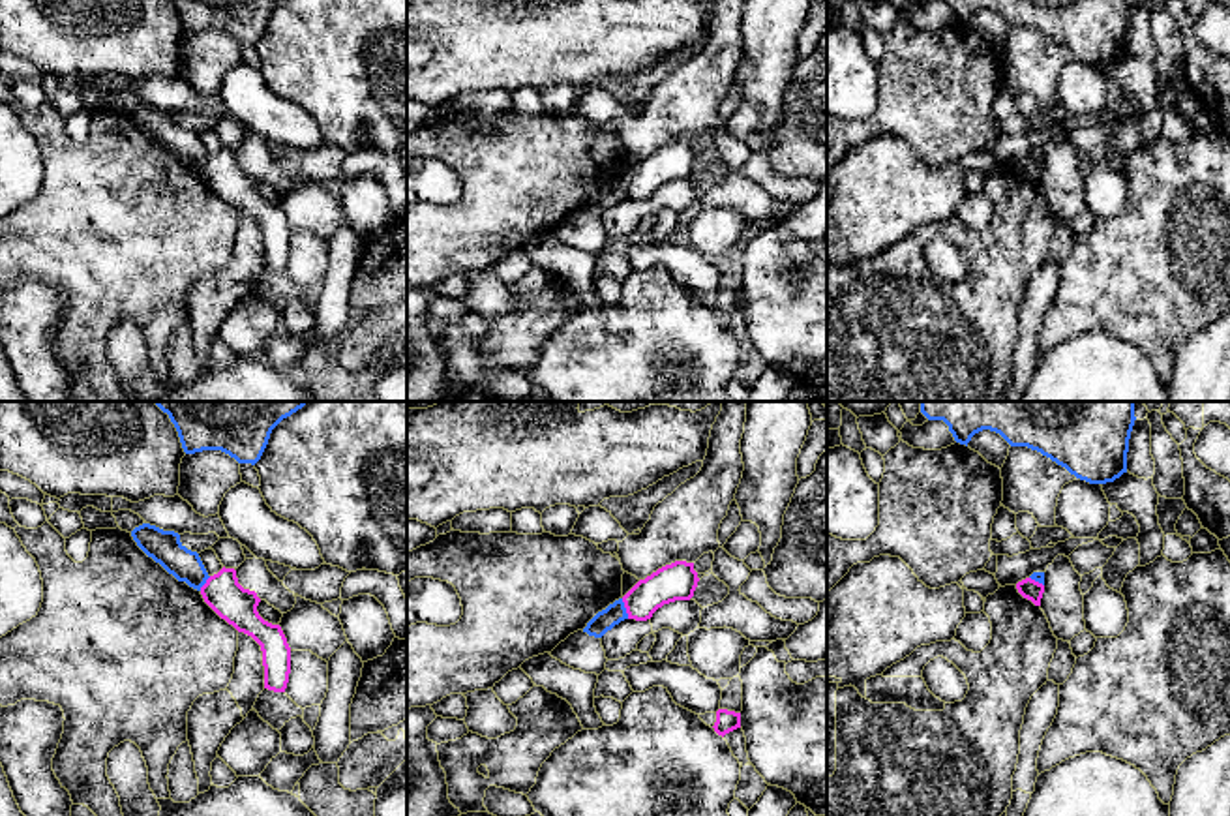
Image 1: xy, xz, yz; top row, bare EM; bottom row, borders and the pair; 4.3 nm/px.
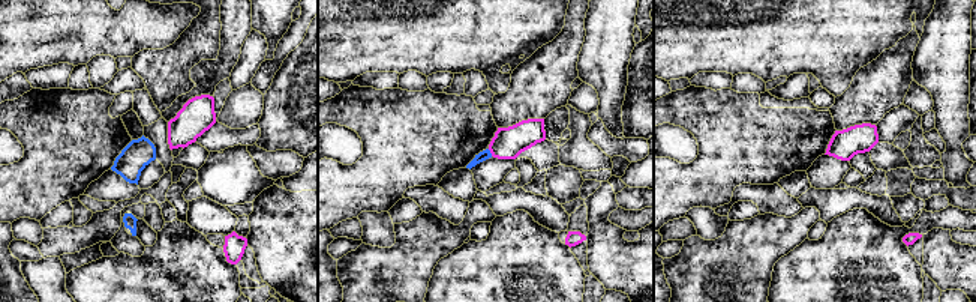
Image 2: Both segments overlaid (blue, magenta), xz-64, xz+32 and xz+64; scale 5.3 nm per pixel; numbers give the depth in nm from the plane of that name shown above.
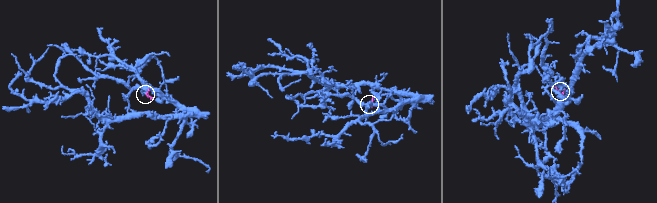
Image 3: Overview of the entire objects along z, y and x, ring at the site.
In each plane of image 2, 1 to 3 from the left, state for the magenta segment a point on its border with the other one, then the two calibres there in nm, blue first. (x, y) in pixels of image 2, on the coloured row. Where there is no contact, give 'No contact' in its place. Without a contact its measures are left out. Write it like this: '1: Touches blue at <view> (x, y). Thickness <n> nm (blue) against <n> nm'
1: No contact
2: Touches blue at xz+32 (489, 152). Thickness 50 nm (blue) against 170 nm
3: No contact

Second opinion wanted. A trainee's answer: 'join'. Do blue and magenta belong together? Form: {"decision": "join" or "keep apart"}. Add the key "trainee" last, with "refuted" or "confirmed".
{"decision": "keep apart", "trainee": "refuted"}

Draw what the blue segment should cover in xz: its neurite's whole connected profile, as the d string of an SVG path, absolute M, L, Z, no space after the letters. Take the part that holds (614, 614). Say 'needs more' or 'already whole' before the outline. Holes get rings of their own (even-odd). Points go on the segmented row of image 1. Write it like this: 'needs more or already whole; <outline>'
already whole; M622 598L609 604L606 610L598 612L583 628L589 636L602 638L621 621L628 619Z

